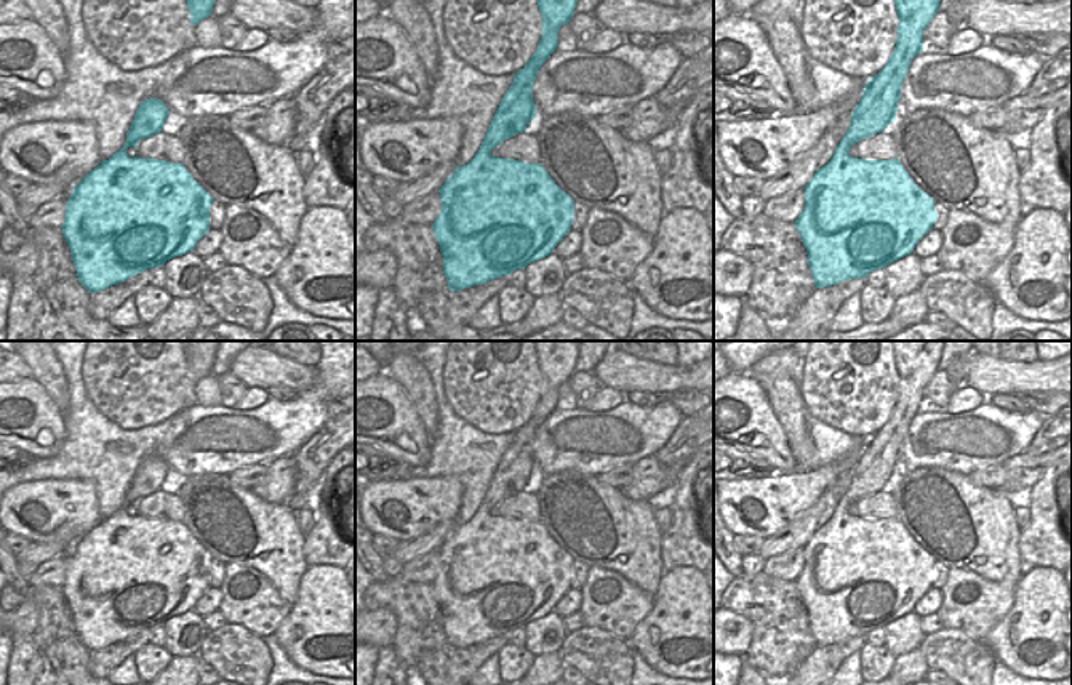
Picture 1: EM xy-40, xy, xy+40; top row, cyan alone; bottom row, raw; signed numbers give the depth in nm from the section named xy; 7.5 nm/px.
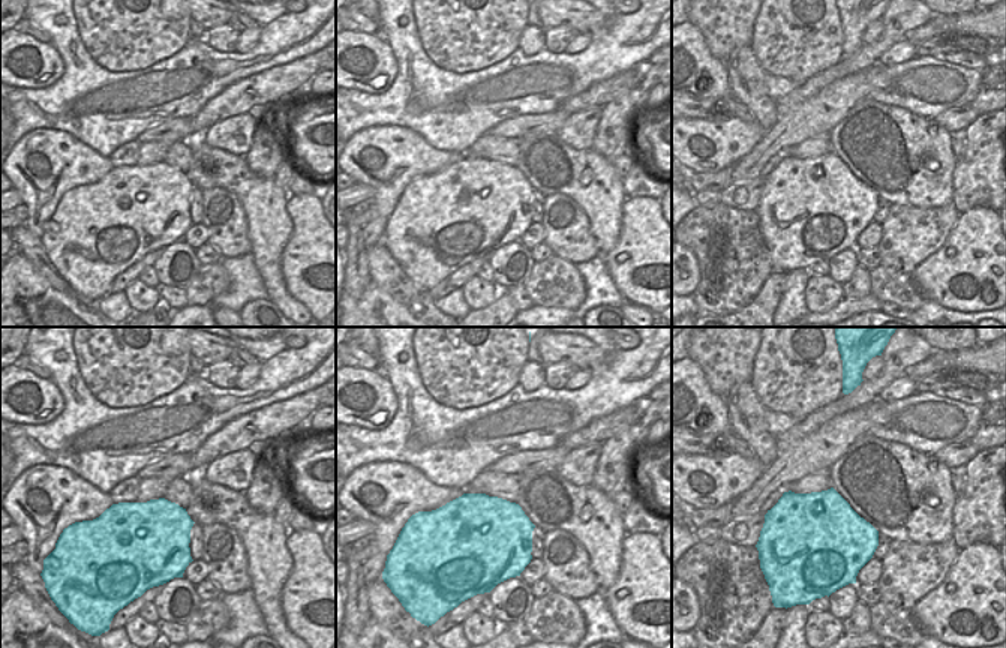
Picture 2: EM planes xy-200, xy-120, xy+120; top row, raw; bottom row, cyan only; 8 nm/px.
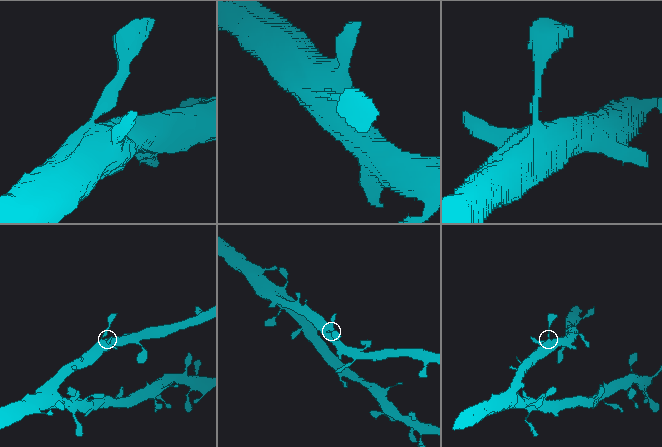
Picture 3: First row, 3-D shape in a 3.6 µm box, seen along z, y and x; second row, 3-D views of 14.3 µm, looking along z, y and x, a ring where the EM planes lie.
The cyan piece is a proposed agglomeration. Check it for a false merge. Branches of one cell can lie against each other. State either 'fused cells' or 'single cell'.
single cell

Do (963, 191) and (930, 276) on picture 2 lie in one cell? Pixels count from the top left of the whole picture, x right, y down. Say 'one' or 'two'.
two

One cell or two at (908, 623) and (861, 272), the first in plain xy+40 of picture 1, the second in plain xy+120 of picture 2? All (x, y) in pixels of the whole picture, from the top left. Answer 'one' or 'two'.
two

